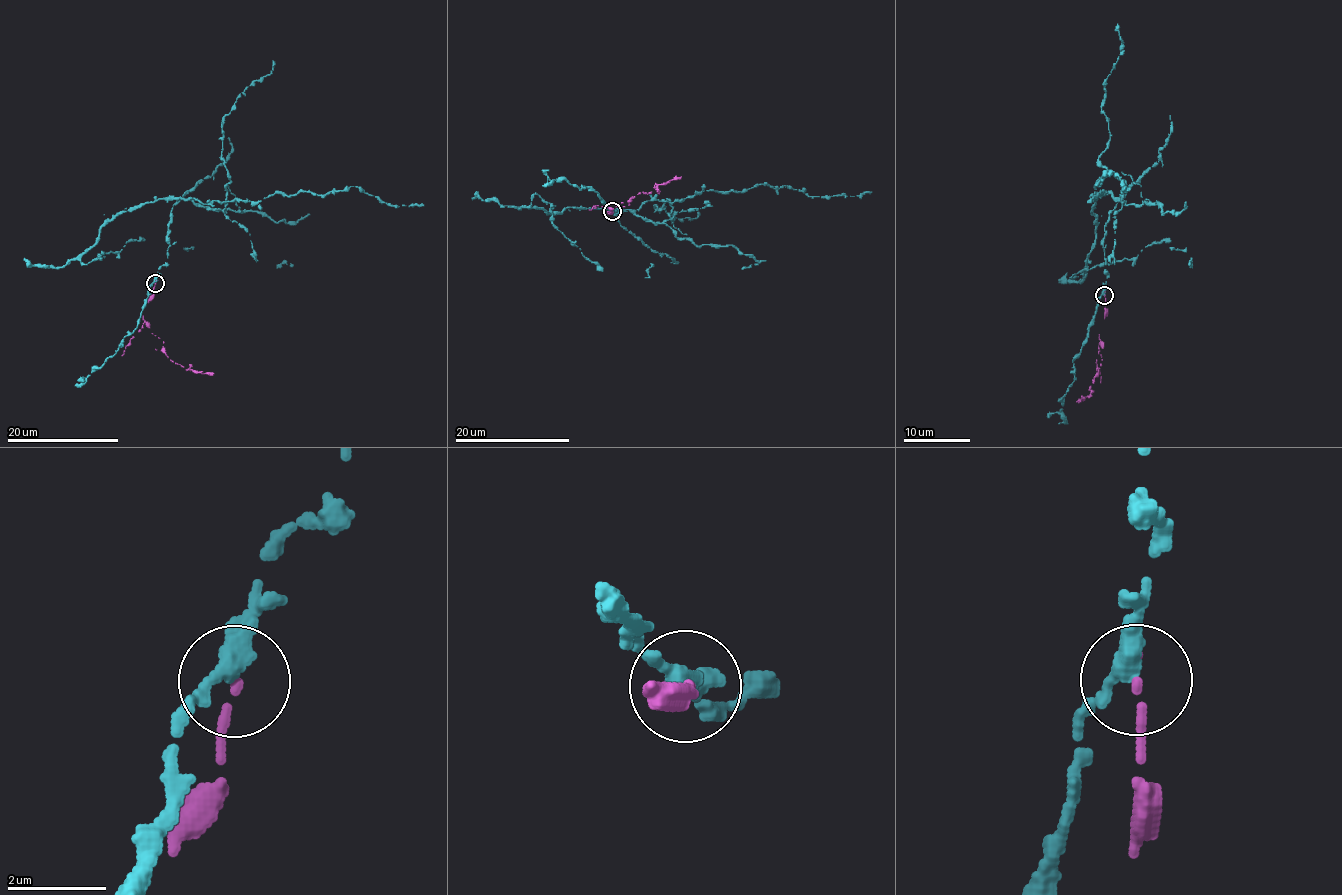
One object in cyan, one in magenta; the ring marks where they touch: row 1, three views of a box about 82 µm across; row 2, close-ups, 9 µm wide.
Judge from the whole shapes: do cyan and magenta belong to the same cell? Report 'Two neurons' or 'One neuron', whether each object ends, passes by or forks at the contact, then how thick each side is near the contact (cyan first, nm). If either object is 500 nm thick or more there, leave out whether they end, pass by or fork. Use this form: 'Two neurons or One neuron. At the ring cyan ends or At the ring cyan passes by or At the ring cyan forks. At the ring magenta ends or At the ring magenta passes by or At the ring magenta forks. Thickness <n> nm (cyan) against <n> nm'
Two neurons. At the ring cyan passes by. At the ring magenta ends. Thickness 340 nm (cyan) against 140 nm

